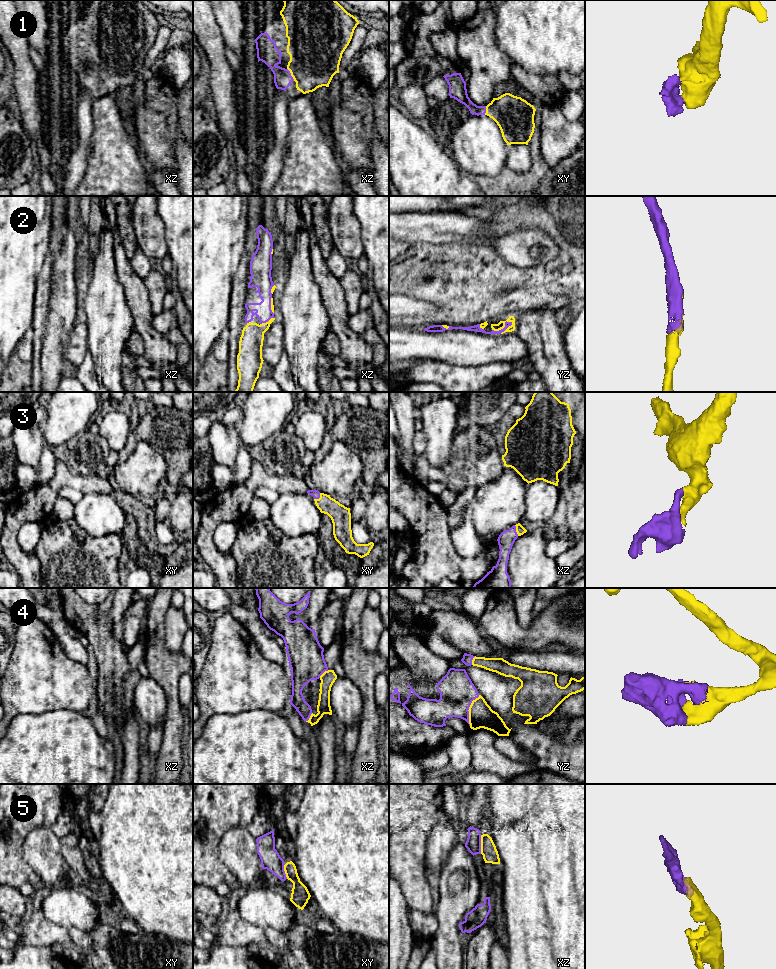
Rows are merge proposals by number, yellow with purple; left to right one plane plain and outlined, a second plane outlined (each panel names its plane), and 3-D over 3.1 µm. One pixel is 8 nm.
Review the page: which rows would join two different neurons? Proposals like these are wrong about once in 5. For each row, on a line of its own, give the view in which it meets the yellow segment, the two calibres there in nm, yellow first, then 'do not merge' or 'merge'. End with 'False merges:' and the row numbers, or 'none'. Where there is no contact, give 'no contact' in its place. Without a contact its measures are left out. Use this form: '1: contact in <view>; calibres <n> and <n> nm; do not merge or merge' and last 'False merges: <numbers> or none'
1: contact in xz; calibres 420 and 160 nm; merge
2: contact in yz; calibres 60 and 50 nm; merge
3: contact in xz; calibres 70 and 140 nm; merge
4: contact in yz; calibres 200 and 280 nm; merge
5: contact in xz; calibres 130 and 120 nm; do not merge
False merges: 5

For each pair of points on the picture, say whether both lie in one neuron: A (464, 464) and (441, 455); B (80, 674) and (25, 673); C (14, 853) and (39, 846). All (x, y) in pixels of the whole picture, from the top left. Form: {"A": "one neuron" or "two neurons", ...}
{"A": "two neurons", "B": "one neuron", "C": "two neurons"}

